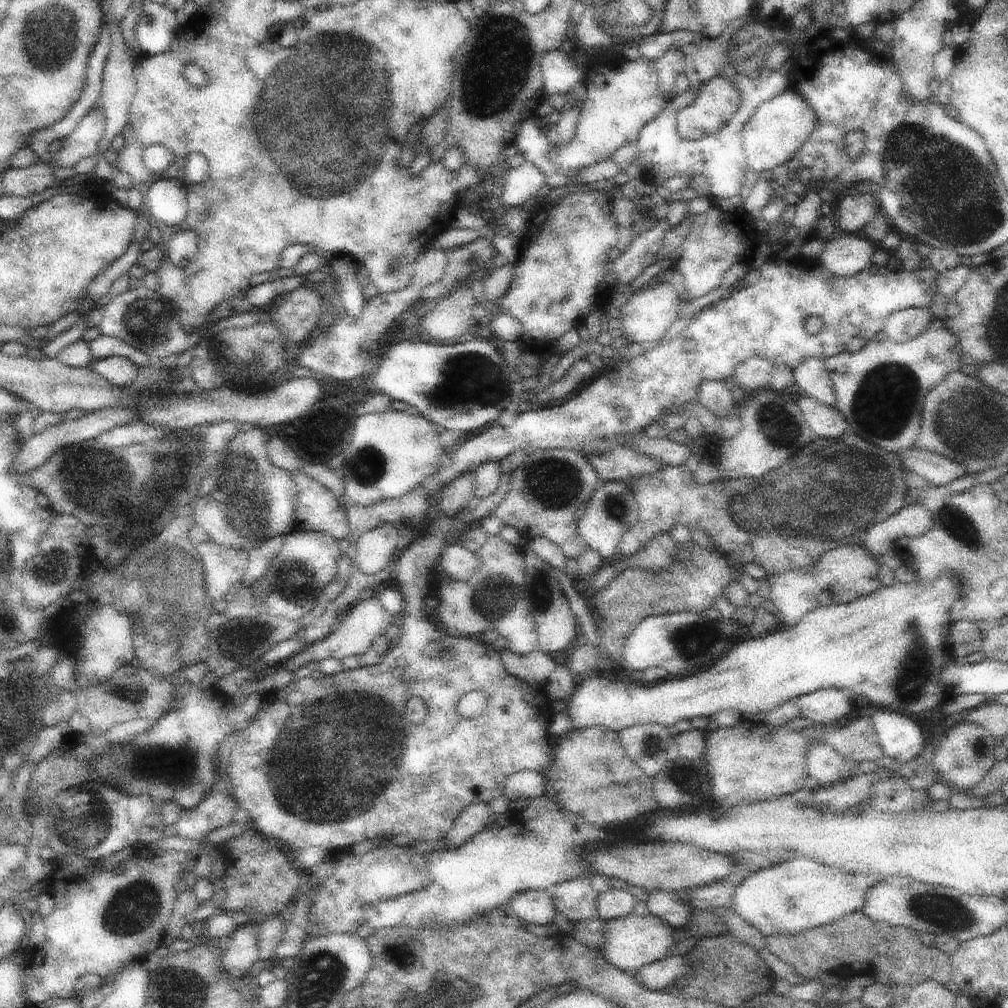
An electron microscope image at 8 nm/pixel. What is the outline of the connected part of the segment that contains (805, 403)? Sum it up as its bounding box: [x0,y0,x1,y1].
[797,394,849,440]

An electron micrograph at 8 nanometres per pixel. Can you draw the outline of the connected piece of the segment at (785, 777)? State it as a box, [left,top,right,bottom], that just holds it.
[705,712,883,806]

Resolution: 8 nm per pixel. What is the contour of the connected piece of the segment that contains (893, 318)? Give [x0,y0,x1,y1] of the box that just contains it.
[883,308,935,344]

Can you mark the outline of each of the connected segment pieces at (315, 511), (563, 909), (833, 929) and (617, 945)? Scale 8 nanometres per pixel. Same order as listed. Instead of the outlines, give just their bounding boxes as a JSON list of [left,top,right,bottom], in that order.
[[291,472,349,540],[551,876,599,922],[765,910,953,988],[601,916,677,972]]

